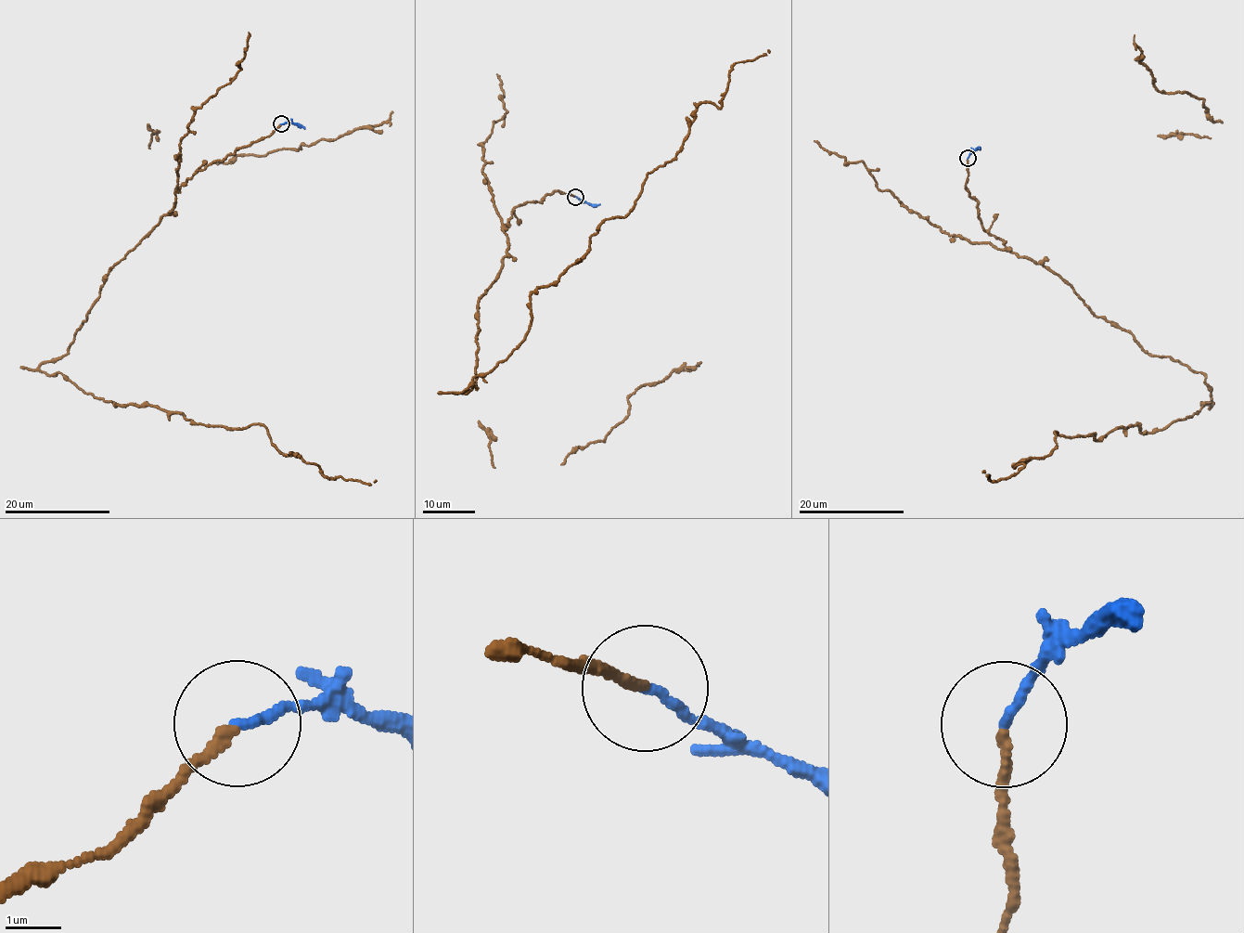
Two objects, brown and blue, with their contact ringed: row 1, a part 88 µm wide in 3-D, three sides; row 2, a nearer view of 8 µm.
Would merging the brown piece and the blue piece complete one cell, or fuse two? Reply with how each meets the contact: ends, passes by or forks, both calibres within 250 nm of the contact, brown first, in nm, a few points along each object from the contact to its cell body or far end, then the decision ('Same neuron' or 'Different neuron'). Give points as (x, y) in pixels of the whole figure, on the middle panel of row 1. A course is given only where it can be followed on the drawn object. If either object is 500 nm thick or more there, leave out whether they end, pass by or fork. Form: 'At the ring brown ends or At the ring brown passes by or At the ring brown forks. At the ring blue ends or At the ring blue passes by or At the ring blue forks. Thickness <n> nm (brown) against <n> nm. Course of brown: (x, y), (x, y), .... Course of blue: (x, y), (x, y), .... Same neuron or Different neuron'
At the ring brown ends. At the ring blue ends. Thickness 180 nm (brown) against 150 nm. Course of brown: (576, 196), (513, 209), (455, 392), (769, 50). Course of blue: (575, 196), (590, 203), (599, 203). Same neuron

